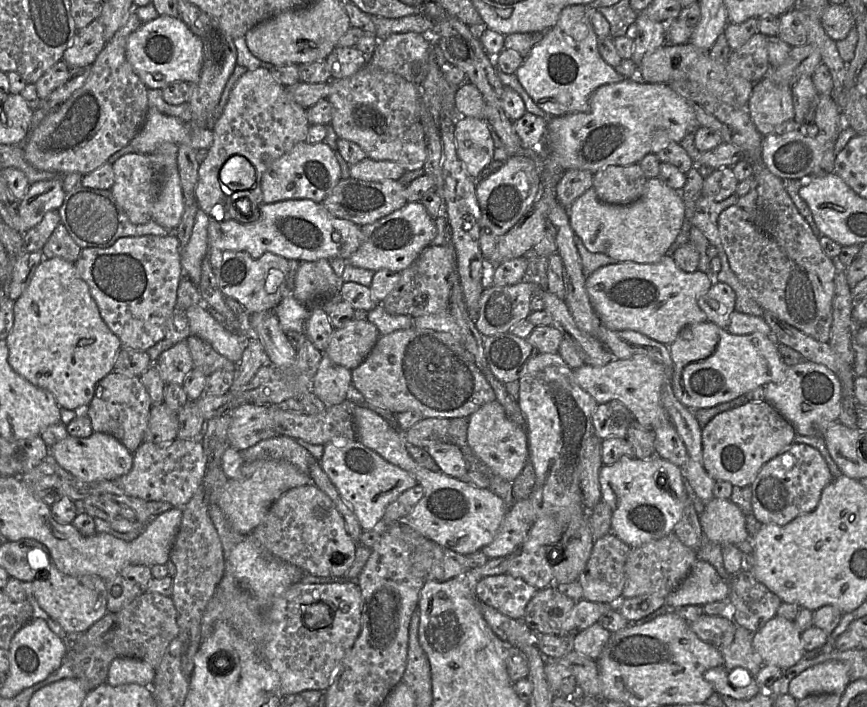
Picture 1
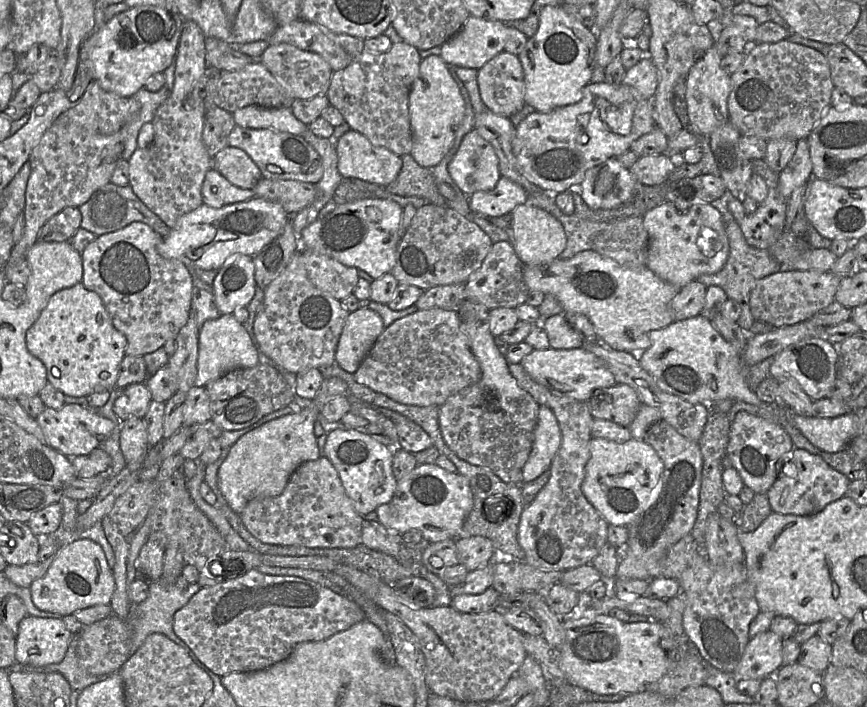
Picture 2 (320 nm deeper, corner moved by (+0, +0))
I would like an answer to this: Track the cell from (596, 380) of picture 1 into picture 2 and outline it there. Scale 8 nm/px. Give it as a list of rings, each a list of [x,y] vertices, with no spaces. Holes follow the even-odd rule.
[[[586,348],[533,349],[520,362],[525,371],[552,394],[586,402],[598,388],[616,384],[615,377],[605,362]]]

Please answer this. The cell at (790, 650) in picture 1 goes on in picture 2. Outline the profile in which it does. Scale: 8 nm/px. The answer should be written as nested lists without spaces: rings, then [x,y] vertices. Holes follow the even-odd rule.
[[[768,629],[750,638],[741,659],[733,671],[736,679],[762,680],[782,667],[783,639]]]

